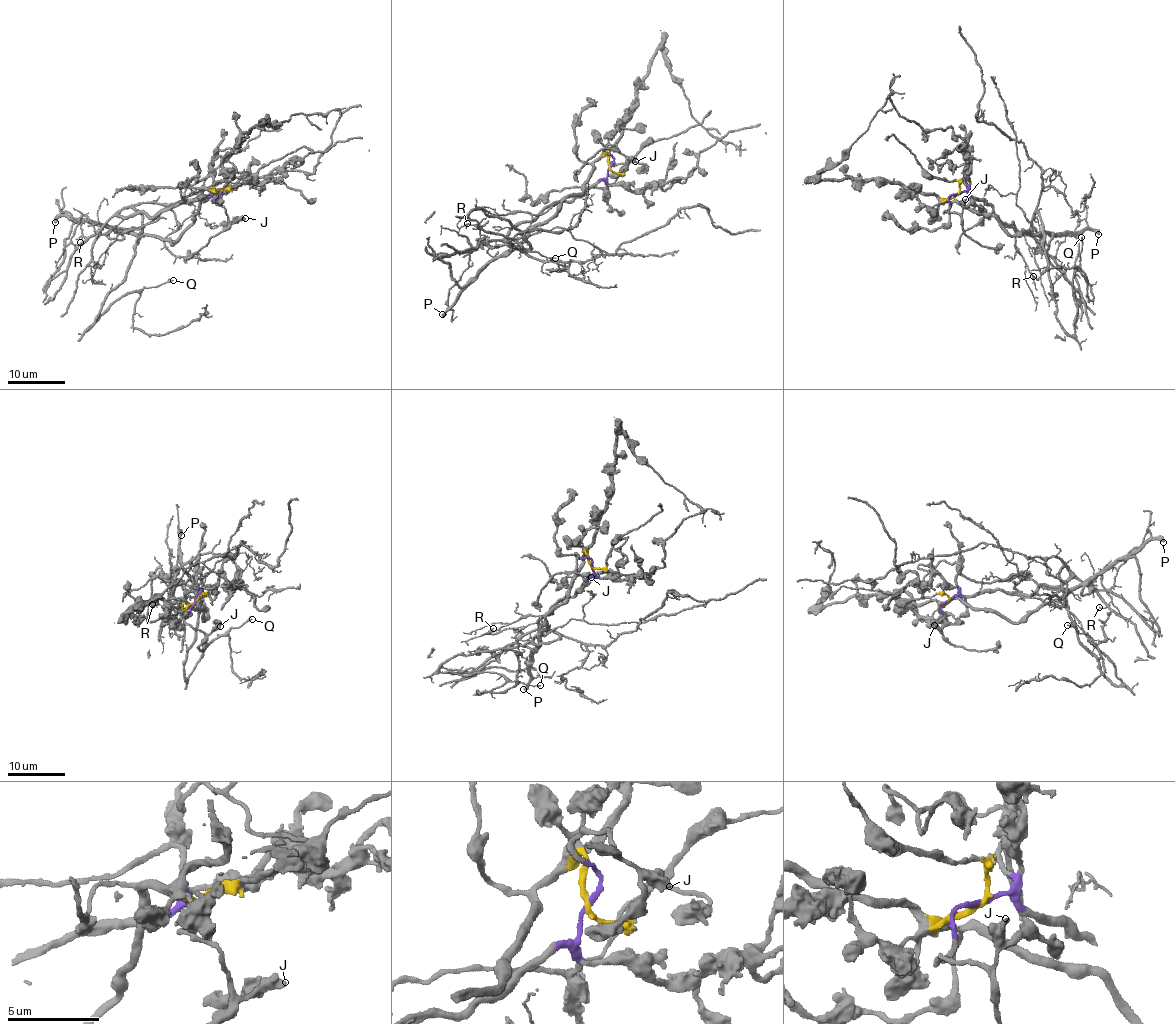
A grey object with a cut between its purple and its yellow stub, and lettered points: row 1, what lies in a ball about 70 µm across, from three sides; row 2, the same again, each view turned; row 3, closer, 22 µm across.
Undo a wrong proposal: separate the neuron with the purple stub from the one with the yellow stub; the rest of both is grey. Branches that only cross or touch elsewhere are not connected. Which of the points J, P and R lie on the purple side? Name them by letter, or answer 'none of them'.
J, R

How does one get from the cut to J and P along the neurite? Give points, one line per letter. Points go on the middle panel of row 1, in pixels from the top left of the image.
J: (610, 167), (612, 159), (605, 149), (611, 144), (617, 145), (618, 152), (635, 162)
P: (610, 167), (607, 156), (598, 156), (585, 190), (563, 201), (525, 239), (488, 260), (442, 314)

